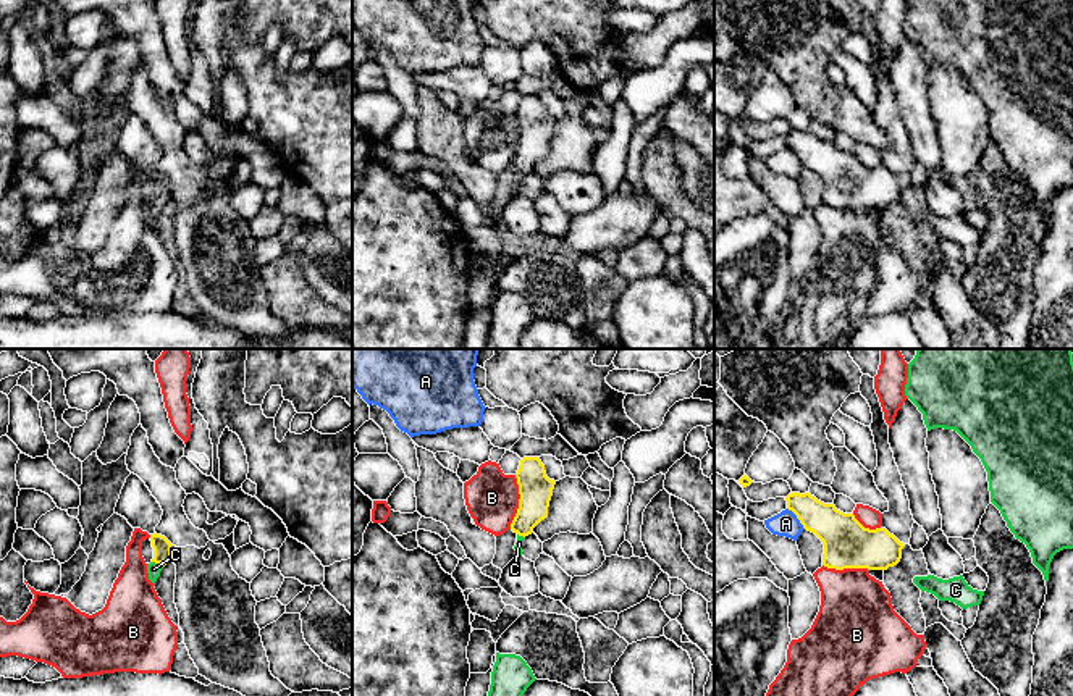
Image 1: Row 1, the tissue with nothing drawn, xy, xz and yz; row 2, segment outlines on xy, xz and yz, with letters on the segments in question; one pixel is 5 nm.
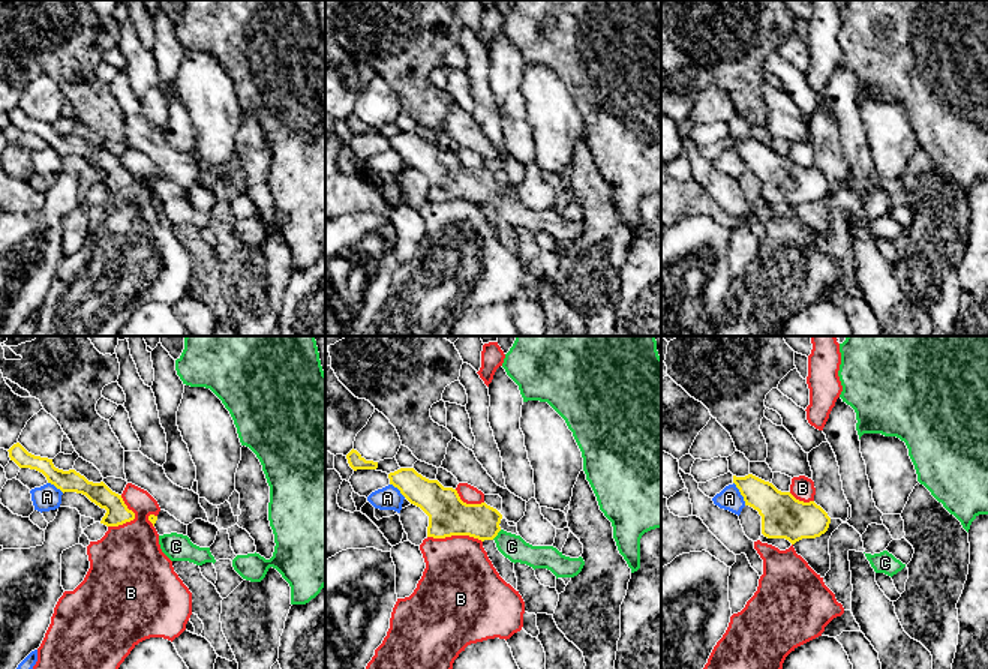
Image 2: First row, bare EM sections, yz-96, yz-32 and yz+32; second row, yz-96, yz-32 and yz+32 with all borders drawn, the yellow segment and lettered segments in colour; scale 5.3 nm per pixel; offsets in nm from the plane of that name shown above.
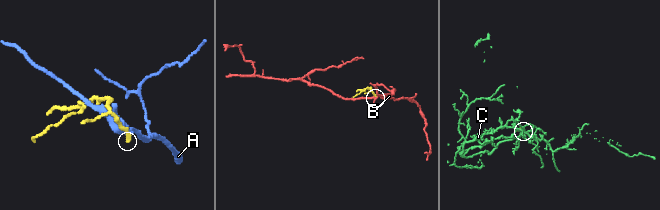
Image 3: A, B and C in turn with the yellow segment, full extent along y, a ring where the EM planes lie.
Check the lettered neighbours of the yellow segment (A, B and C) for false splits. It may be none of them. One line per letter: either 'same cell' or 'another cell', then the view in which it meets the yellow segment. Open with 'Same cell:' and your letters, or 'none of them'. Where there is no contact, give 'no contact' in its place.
Same cell: C
A: another cell | yz
B: another cell | xz
C: same cell | xy

